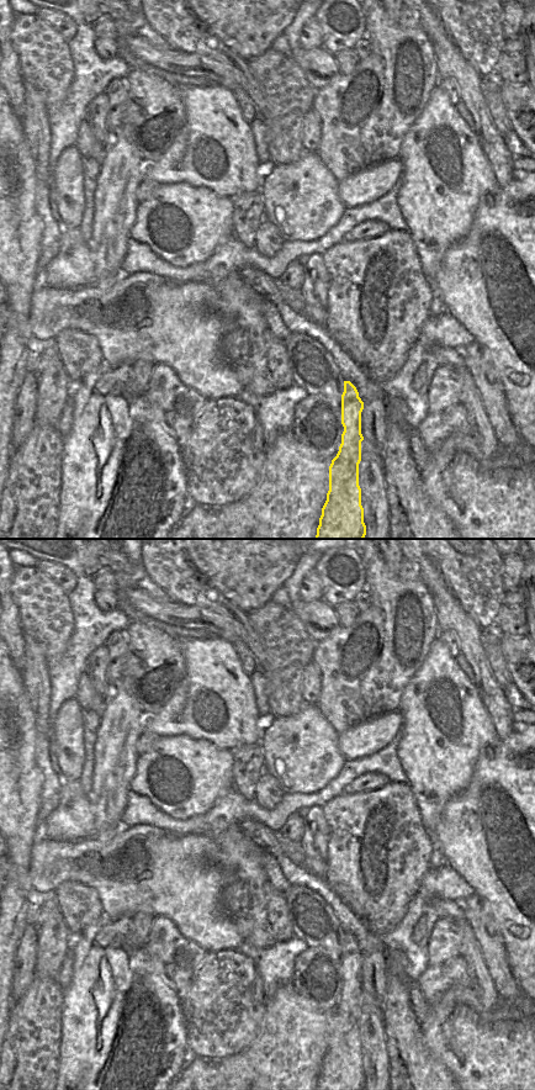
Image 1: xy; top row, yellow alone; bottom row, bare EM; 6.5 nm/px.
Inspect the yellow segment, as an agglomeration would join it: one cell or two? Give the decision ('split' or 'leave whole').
leave whole

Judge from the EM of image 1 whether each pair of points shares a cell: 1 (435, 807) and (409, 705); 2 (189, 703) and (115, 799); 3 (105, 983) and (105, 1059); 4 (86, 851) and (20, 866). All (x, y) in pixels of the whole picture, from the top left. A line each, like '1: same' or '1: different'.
1: same
2: different
3: same
4: different

